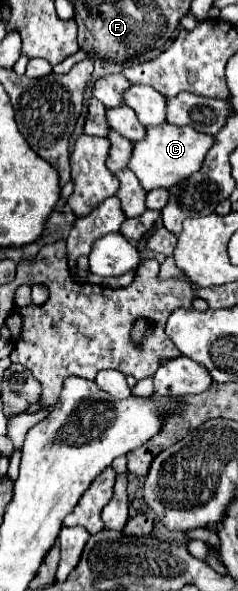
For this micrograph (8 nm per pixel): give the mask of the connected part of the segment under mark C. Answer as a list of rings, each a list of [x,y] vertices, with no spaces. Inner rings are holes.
[[[169,123],[145,127],[145,137],[133,143],[129,169],[137,175],[145,191],[159,189],[159,187],[167,189],[167,187],[173,187],[173,183],[189,177],[193,171],[201,167],[211,143],[213,143],[211,135],[201,135],[199,131],[193,131],[193,127],[177,127]]]

